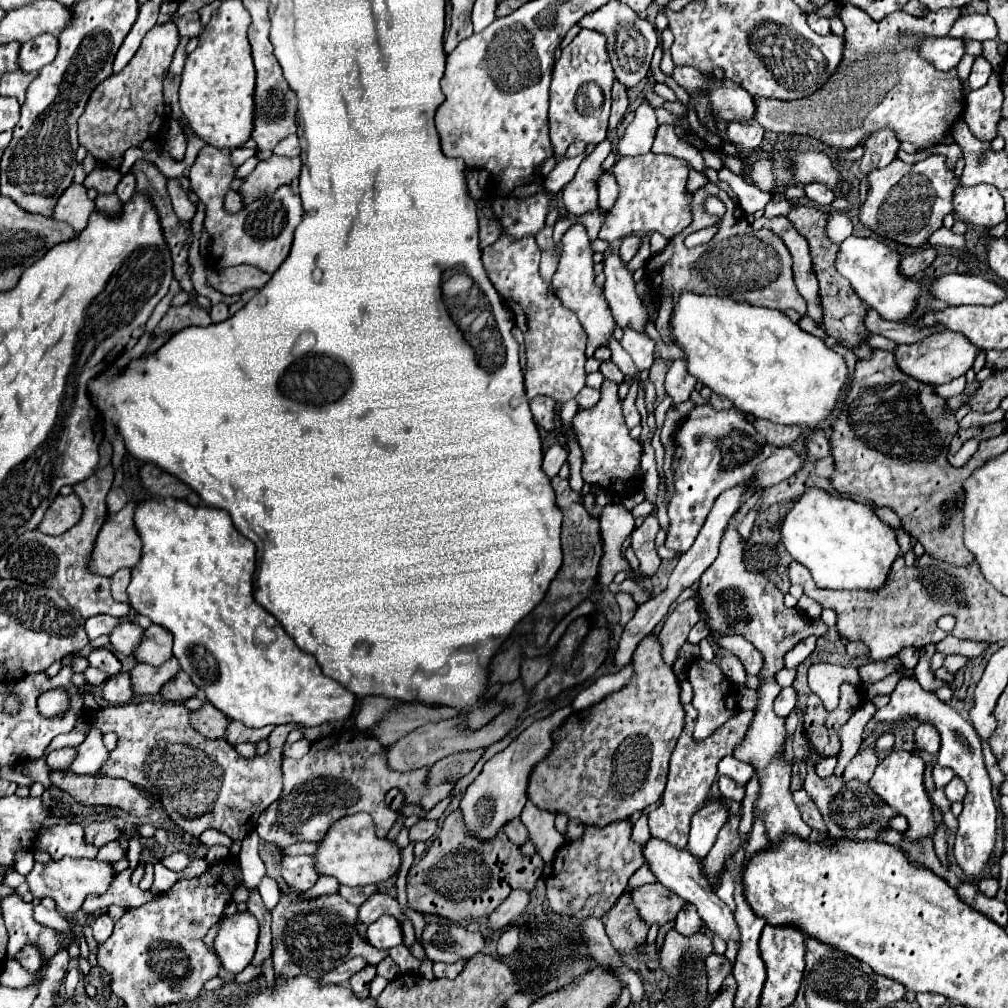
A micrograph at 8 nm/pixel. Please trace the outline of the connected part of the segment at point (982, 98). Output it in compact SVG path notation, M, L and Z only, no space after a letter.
M996 72L990 76L990 80L984 88L972 90L966 96L964 118L976 138L980 138L980 140L996 138L996 122L1000 122L1002 98L1004 96L1002 96L1002 88L1000 88L1000 76Z

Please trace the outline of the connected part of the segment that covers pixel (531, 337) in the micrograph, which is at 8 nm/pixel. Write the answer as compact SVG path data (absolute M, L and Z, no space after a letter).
M502 234L494 244L486 246L482 250L482 262L484 268L488 272L490 282L496 286L496 290L500 292L500 296L504 298L504 302L508 304L508 308L514 312L514 320L516 326L522 330L524 334L524 344L526 344L526 398L532 400L534 396L550 396L556 402L566 402L576 398L576 394L586 386L586 372L584 372L584 364L586 364L586 334L584 328L580 324L580 320L576 318L576 314L572 310L568 310L566 306L562 306L562 302L558 300L556 290L552 288L552 284L544 282L540 272L538 272L538 264L540 264L540 248L534 240L534 236L524 236L524 238L512 238Z

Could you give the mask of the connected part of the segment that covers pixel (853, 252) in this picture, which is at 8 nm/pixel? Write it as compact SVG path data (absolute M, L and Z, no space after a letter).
M850 236L840 244L840 250L836 256L838 272L850 280L856 294L884 320L894 320L894 322L904 320L912 314L918 296L926 288L926 284L920 284L916 278L902 276L898 264L900 264L900 256L876 238Z

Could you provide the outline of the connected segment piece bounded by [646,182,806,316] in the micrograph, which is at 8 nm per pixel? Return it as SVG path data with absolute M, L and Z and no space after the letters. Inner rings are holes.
M708 184L694 192L692 200L692 212L694 222L674 236L668 246L652 256L646 264L646 272L650 280L654 280L654 290L658 300L662 300L662 290L672 288L672 300L676 300L676 294L680 290L688 288L696 294L714 294L714 296L730 296L736 300L750 302L754 306L766 306L766 308L778 308L778 310L796 310L802 316L806 314L806 302L800 296L794 278L792 278L792 256L788 254L788 248L776 236L772 230L752 230L752 226L746 222L742 208L716 184ZM708 196L716 196L726 204L724 218L712 216L704 210L704 202ZM720 224L720 232L702 246L686 248L684 238L696 230L708 228Z

